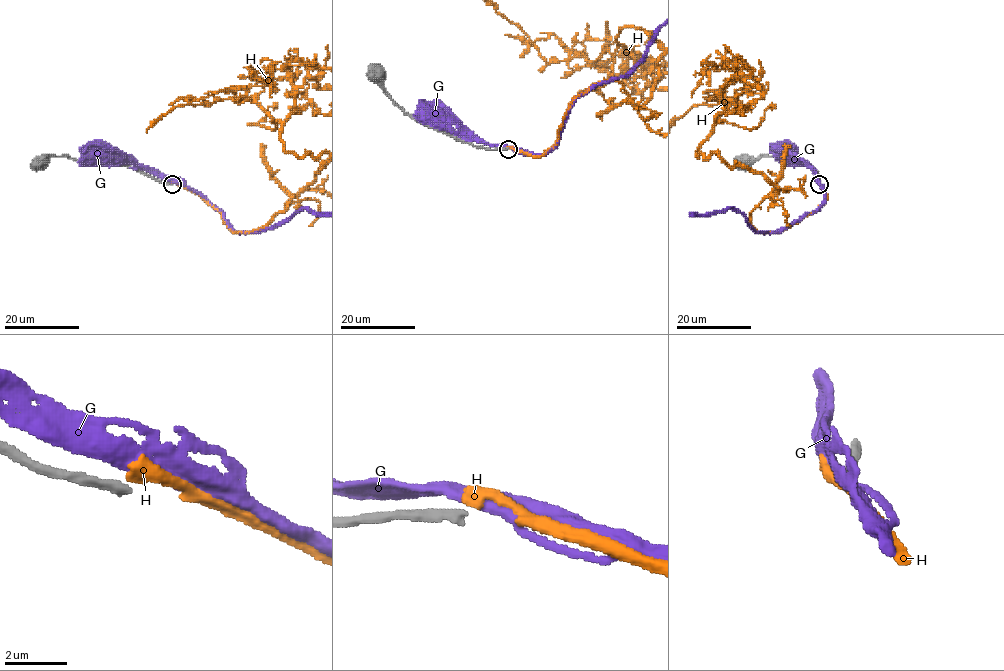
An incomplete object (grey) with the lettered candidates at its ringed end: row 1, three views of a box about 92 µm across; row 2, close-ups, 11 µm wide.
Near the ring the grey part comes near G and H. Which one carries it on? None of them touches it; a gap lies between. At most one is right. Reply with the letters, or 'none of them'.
none of them

